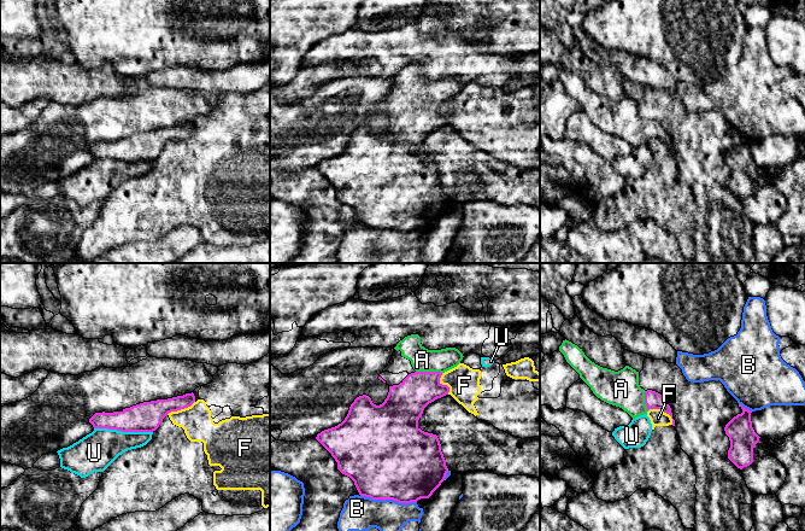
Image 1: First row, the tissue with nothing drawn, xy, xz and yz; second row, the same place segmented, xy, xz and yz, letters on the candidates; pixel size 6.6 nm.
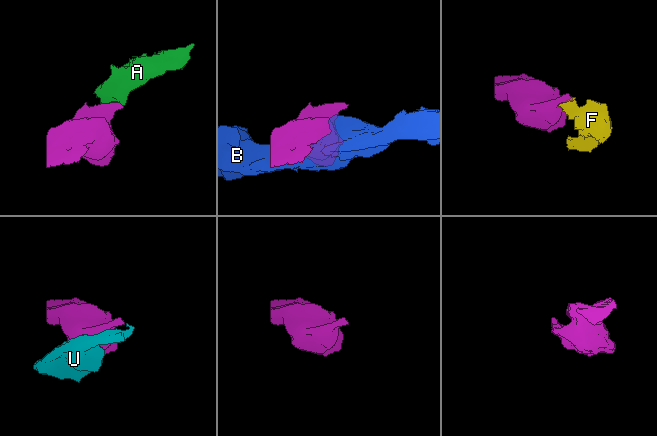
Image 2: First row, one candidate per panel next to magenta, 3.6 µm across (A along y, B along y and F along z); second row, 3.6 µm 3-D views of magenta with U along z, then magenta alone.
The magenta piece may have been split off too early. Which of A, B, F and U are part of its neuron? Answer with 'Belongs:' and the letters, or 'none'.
Belongs: A

